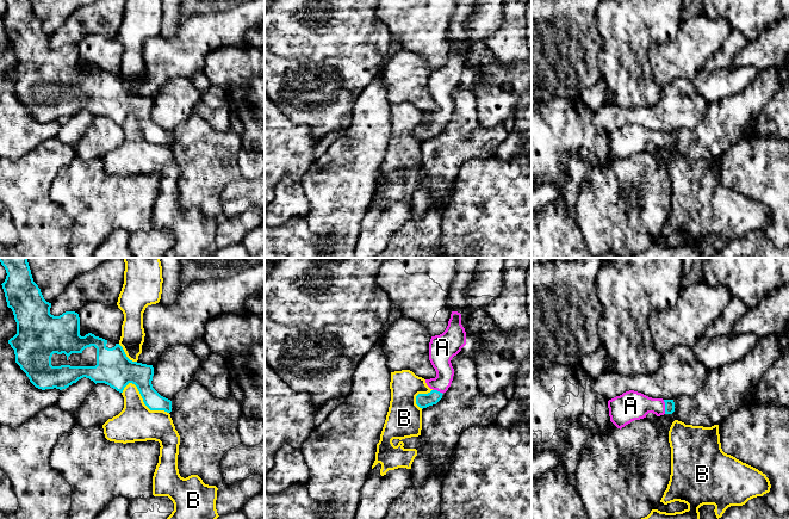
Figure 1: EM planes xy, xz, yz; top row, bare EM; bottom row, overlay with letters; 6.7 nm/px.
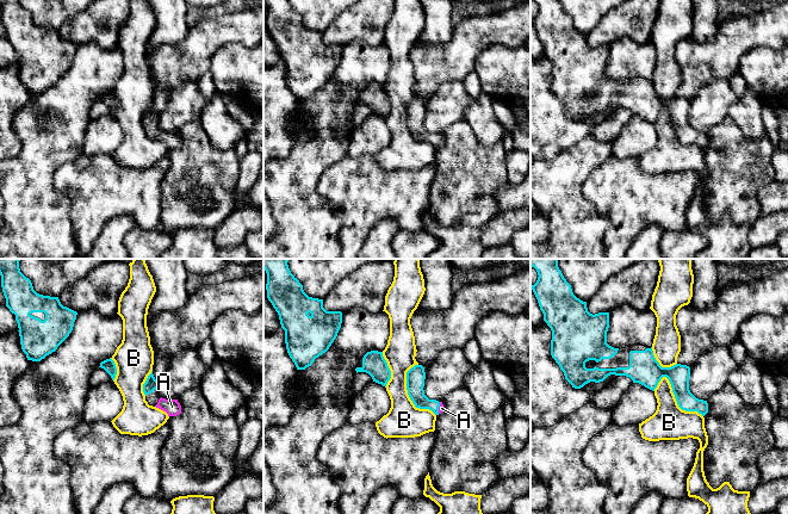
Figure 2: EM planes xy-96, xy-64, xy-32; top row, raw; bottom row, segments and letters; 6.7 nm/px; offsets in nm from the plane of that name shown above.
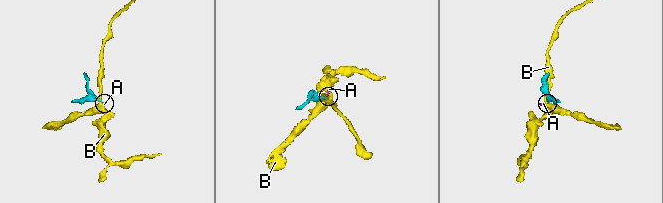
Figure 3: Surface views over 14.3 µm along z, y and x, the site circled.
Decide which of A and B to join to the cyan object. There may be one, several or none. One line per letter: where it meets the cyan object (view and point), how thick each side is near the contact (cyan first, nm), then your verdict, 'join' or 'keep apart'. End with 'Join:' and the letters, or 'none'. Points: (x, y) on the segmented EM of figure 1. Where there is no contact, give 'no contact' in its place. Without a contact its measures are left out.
A: meets cyan in yz at (665, 407); 60 nm thick on the cyan side, 200 nm on the other; join
B: meets cyan in xy at (143, 401); 190 nm thick on the cyan side, 260 nm on the other; keep apart
Join: A

